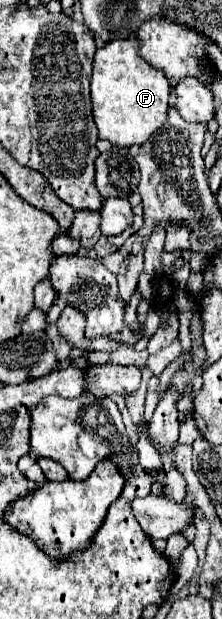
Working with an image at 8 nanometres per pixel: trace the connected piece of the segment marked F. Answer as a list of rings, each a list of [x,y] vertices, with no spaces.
[[[132,39],[110,41],[96,51],[90,91],[98,135],[118,147],[146,143],[166,121],[170,83],[162,71],[154,69],[138,55],[138,43]]]

